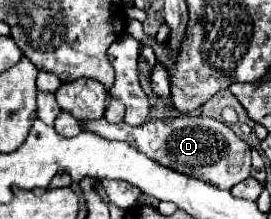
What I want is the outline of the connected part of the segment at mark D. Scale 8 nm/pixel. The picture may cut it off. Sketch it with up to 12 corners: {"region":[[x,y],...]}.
{"region":[[180,115],[86,131],[136,143],[170,169],[232,189],[250,145],[218,119]]}

